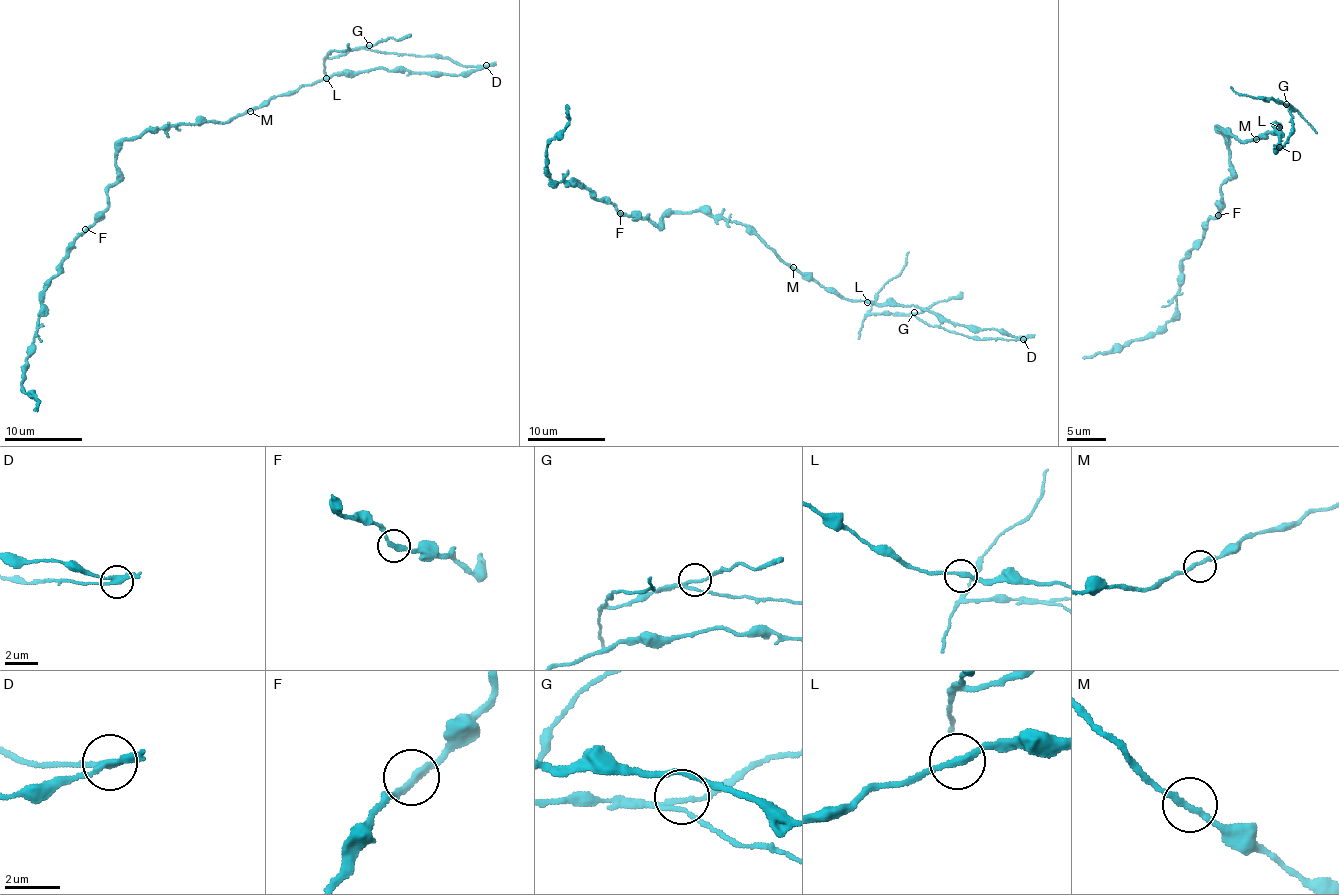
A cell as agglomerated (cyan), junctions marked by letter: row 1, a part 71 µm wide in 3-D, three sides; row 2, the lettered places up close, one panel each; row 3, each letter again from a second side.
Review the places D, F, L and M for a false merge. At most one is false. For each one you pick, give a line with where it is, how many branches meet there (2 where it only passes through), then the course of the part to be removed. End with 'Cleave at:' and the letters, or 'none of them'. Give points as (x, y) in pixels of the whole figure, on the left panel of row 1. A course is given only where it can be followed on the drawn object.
D: place (486, 65); branches 3; course (486, 65), (458, 65), (449, 59), (354, 47), (329, 58), (327, 54), (348, 49), (349, 43)
Cleave at: D

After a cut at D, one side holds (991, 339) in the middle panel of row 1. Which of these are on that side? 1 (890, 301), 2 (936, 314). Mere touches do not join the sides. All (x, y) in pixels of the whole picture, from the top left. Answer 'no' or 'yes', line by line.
1: no
2: no

